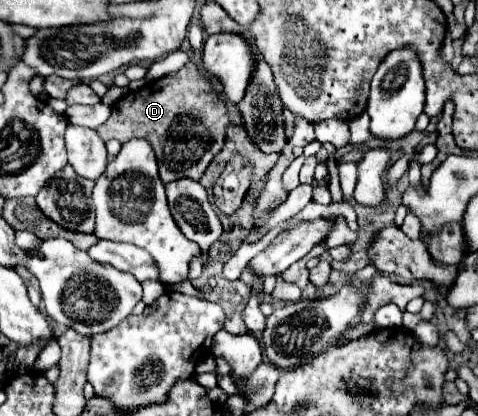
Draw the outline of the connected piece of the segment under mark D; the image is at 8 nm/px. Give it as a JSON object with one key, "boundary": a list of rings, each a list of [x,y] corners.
{"boundary":[[[184,66],[168,74],[164,82],[150,82],[114,102],[110,118],[96,132],[102,140],[148,140],[156,152],[160,178],[168,184],[178,178],[200,180],[212,158],[222,150],[228,124],[226,104],[210,90],[210,82],[200,76],[196,66]]]}

